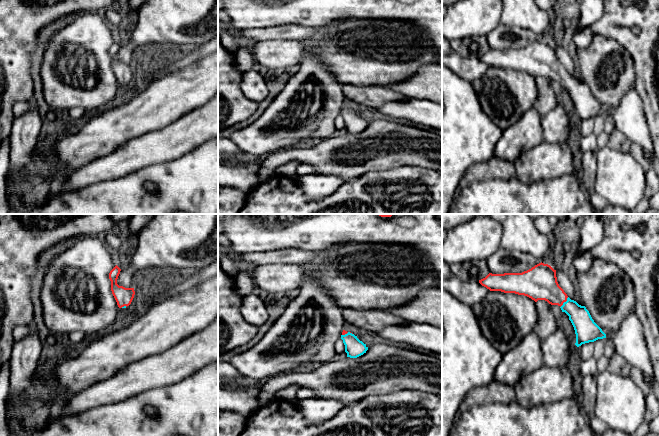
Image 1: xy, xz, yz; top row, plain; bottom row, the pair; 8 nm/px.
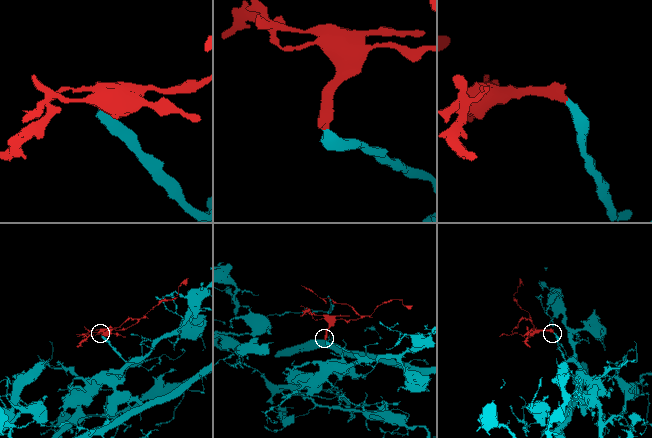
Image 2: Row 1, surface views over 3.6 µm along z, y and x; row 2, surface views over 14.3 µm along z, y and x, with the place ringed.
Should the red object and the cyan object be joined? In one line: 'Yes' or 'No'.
Yes

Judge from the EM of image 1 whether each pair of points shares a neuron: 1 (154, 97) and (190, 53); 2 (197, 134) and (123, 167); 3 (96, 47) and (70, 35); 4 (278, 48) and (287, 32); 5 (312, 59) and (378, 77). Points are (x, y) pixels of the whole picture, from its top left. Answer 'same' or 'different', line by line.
1: different
2: same
3: same
4: different
5: different

